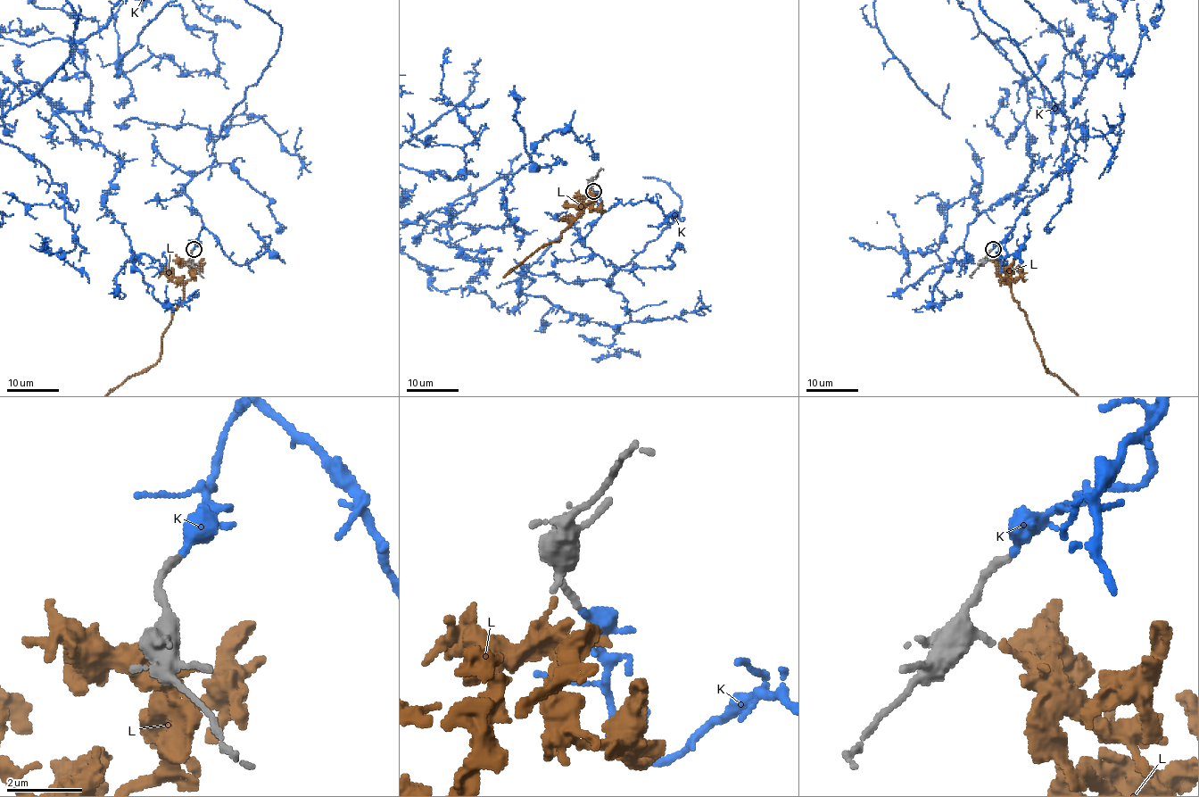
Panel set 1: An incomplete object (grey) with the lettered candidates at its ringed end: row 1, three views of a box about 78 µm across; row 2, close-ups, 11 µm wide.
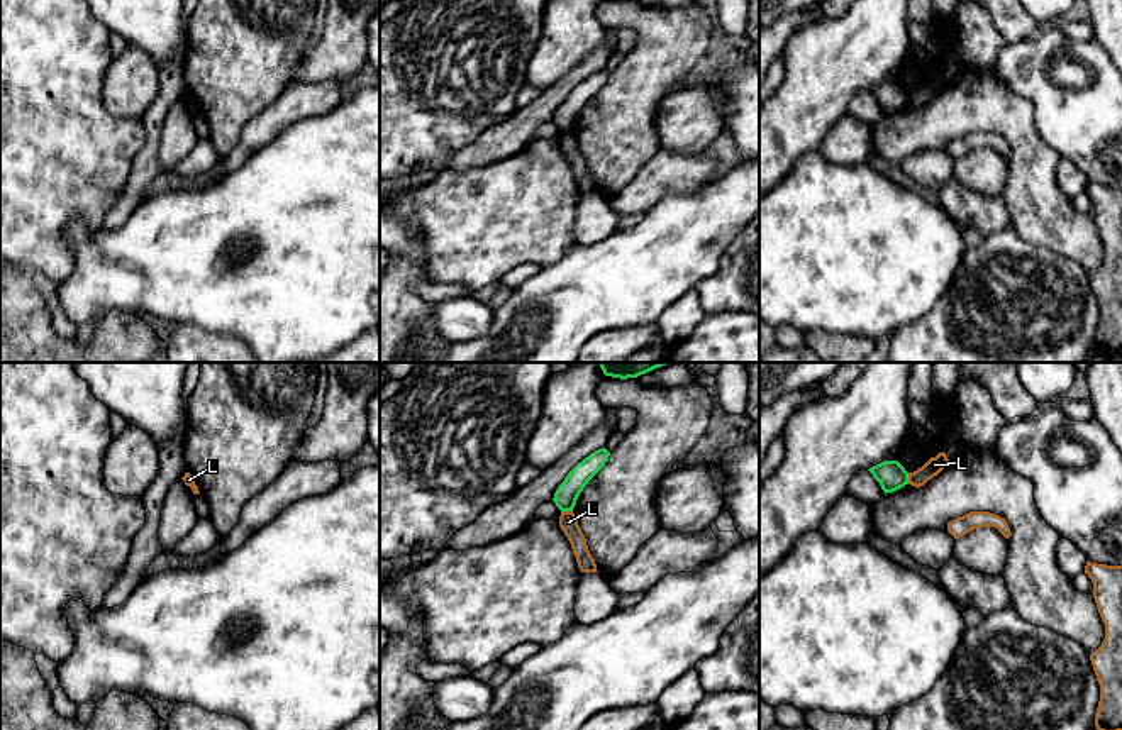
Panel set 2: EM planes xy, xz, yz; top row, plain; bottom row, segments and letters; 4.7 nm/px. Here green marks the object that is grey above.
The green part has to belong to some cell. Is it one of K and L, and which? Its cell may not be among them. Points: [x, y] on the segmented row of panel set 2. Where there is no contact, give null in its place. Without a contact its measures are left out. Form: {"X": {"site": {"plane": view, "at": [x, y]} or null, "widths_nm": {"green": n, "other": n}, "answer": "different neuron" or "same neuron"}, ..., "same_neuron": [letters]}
{"K": {"site": null, "answer": "same neuron"}, "L": {"site": {"plane": "xz", "at": [566, 510]}, "widths_nm": {"green": 110, "other": 90}, "answer": "different neuron"}, "same_neuron": ["K"]}

